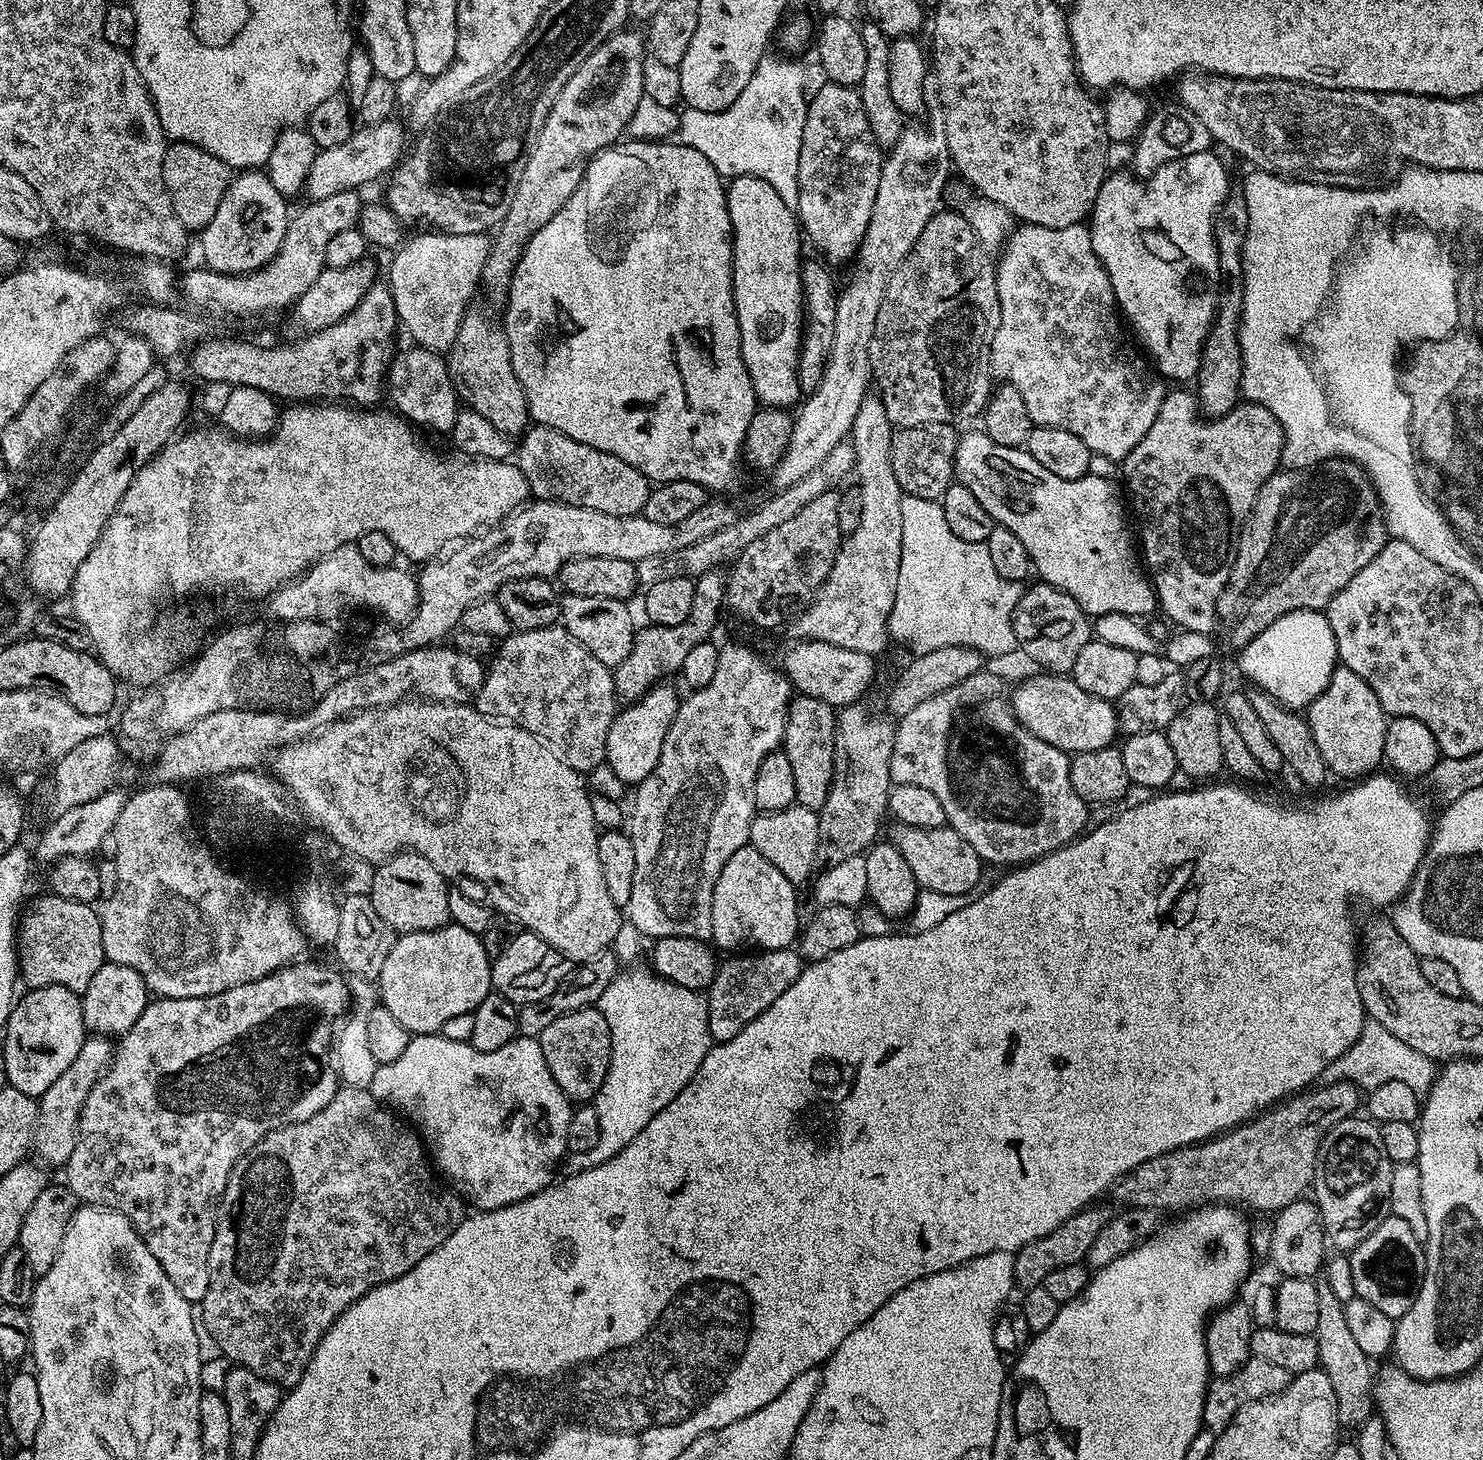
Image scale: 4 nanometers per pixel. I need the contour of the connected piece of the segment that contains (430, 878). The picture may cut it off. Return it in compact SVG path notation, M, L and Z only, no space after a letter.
M405 850L375 865L370 895L374 910L378 910L378 918L382 918L382 922L386 922L393 932L425 932L449 923L449 887L449 881L434 866L434 862L422 854Z

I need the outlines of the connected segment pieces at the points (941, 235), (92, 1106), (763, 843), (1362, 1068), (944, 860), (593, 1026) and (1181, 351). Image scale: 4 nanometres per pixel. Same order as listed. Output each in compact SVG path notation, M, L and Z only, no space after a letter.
M940 210L926 222L918 242L906 254L902 266L894 270L894 278L890 278L890 286L886 286L886 294L882 298L882 306L878 306L878 322L874 322L874 334L870 338L870 366L874 384L878 389L880 401L886 406L889 425L897 429L926 428L930 424L951 424L960 426L963 420L972 420L981 415L988 404L988 398L994 391L992 375L992 343L994 334L1000 325L1000 303L998 302L998 286L996 285L996 265L989 249L978 240L966 219L955 210Z
M293 962L270 976L239 984L213 996L173 1000L153 999L146 1006L146 1010L142 1010L138 1022L134 1022L134 1026L130 1026L130 1030L119 1037L108 1071L90 1090L80 1111L80 1131L76 1138L74 1154L70 1154L66 1165L68 1171L66 1183L69 1190L76 1195L77 1201L85 1205L107 1208L127 1218L132 1223L132 1229L142 1238L146 1250L150 1250L150 1254L158 1258L158 1266L166 1270L166 1278L174 1282L174 1290L178 1290L178 1294L182 1294L182 1298L186 1298L189 1302L203 1301L206 1286L210 1286L208 1263L210 1246L214 1242L216 1214L234 1166L266 1134L287 1124L306 1122L306 1118L318 1114L318 1110L322 1110L322 1106L326 1106L326 1102L334 1098L338 1087L338 1073L335 1067L331 1063L320 1065L320 1060L316 1056L324 1056L327 1052L329 1055L329 1044L334 1036L332 1023L336 1019L339 1021L349 1011L350 988L348 992L344 982L345 977L331 963L330 965L300 963Z
M793 804L786 810L777 812L760 812L752 819L748 844L770 866L782 870L782 874L794 886L807 885L817 871L816 851L818 850L818 822L820 821L817 809L803 808L801 804Z
M1375 1022L1365 1023L1362 1034L1358 1034L1358 1042L1346 1050L1334 1063L1324 1072L1322 1077L1325 1084L1336 1084L1339 1080L1345 1080L1355 1084L1361 1090L1371 1090L1382 1086L1382 1082L1402 1082L1410 1086L1410 1090L1421 1094L1427 1094L1432 1088L1438 1075L1437 1065L1426 1054L1418 1054L1406 1046L1399 1038L1394 1038L1386 1026Z
M900 824L897 827L894 843L900 853L910 862L914 878L921 889L947 896L968 896L972 887L980 880L982 861L980 855L962 839L953 828L919 828Z
M599 1007L579 1008L570 1014L562 1014L562 1018L550 1022L550 1026L542 1030L538 1039L542 1058L546 1058L546 1066L550 1066L550 1074L569 1100L595 1101L602 1082L606 1082L612 1053L610 1026L606 1026L606 1018L602 1018Z
M1212 150L1199 152L1198 154L1183 156L1169 164L1163 164L1153 176L1147 177L1146 183L1143 179L1133 175L1131 171L1113 171L1104 177L1102 190L1098 190L1098 198L1092 207L1090 231L1092 233L1094 254L1098 254L1102 266L1110 278L1112 289L1116 295L1116 306L1120 309L1123 319L1130 325L1131 331L1137 337L1140 335L1144 339L1144 344L1142 343L1143 351L1150 357L1155 371L1168 382L1171 382L1171 380L1195 381L1196 374L1200 371L1200 359L1202 358L1204 339L1207 338L1208 331L1212 329L1212 323L1216 321L1216 305L1220 303L1222 273L1220 271L1220 263L1218 262L1216 235L1214 234L1212 225L1216 223L1216 214L1224 205L1226 197L1228 197L1230 185L1228 185L1228 172L1224 169L1223 162L1214 153L1215 151Z

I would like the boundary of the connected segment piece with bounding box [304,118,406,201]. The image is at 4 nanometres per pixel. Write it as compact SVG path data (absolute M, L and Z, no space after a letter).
M389 118L380 124L360 126L353 131L338 146L321 148L316 153L310 174L306 178L304 187L309 201L330 198L330 194L342 194L353 190L363 189L363 184L372 184L380 175L391 173L405 155L404 128L396 121Z

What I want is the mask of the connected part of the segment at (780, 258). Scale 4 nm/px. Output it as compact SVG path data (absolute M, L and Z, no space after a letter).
M734 176L727 181L728 213L732 223L732 293L740 327L740 349L757 401L769 408L791 409L802 400L800 391L800 350L806 327L804 283L800 277L802 229L797 213L762 178Z

